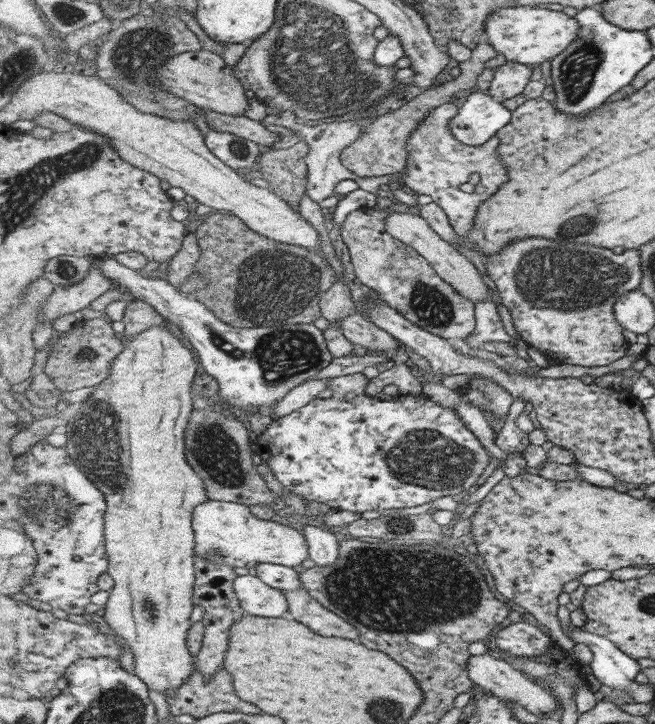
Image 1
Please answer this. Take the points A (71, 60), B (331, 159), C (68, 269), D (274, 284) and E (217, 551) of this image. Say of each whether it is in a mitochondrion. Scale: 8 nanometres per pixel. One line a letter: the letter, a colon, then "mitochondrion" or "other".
A: other
B: other
C: mitochondrion
D: mitochondrion
E: mitochondrion

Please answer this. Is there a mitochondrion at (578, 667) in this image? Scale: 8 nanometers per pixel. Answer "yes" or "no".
no

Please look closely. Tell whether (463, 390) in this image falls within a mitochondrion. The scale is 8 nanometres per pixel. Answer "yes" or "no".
no

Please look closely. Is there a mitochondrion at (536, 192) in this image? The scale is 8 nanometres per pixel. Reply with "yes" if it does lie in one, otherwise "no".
no

